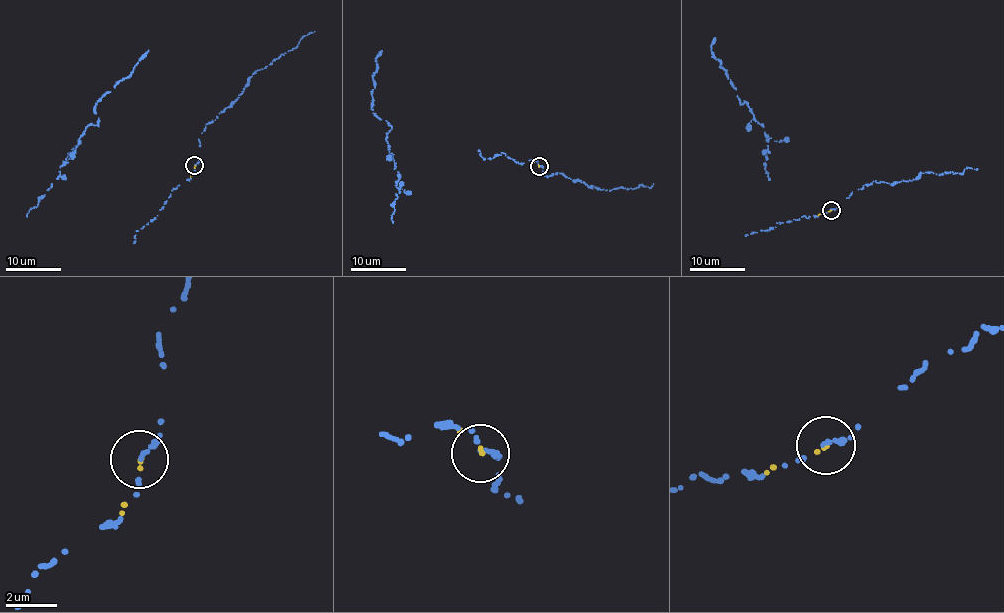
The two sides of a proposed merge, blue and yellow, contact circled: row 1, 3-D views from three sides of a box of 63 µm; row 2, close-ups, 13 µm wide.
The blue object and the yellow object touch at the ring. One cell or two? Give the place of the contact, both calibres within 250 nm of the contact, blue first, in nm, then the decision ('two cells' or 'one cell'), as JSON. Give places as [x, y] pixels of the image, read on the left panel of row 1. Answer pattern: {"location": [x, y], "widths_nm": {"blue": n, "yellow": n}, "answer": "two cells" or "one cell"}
{"location": [194, 165], "widths_nm": {"blue": 160, "yellow": 110}, "answer": "one cell"}

